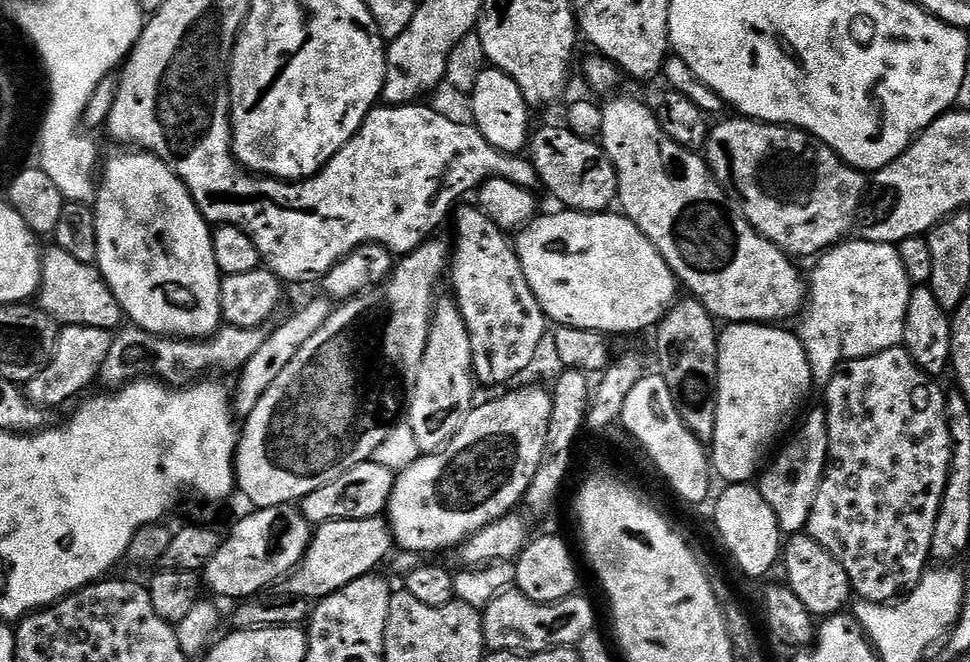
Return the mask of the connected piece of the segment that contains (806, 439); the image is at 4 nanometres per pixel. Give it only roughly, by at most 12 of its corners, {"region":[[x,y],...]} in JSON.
{"region":[[817,406],[759,473],[781,533],[803,533],[828,464]]}

